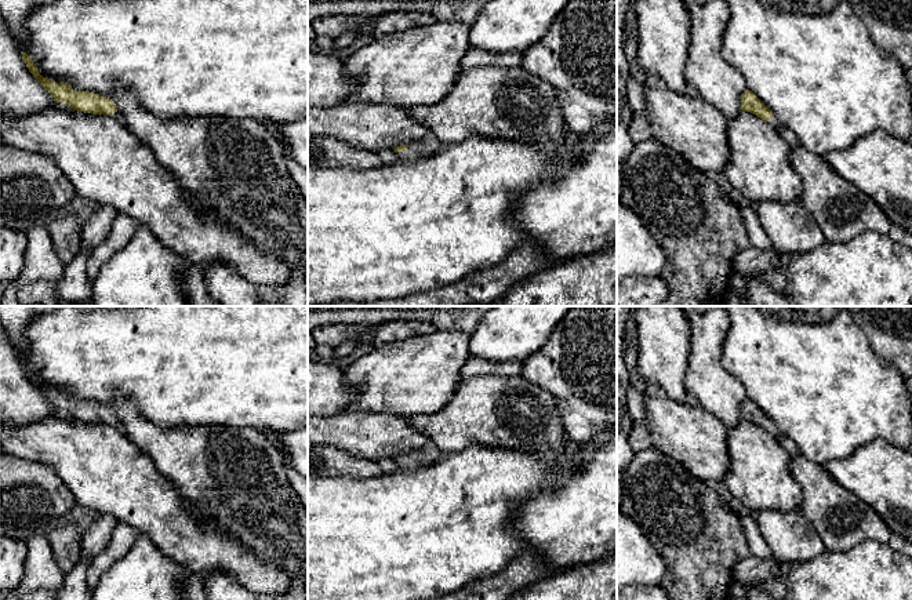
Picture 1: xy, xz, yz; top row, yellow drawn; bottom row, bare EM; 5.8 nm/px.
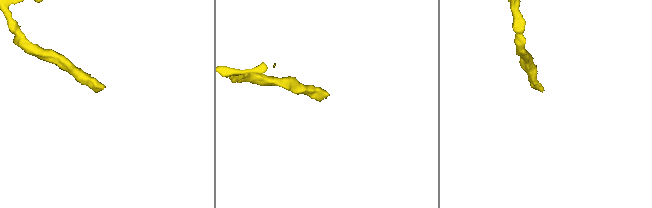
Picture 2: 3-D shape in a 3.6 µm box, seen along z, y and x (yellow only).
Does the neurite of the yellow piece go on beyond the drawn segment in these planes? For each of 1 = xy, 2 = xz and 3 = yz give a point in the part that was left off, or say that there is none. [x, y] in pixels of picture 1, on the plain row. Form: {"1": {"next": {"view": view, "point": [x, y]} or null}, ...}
{"1": {"next": {"view": "xy", "point": [117, 424]}}, "2": {"next": {"view": "xz", "point": [429, 454]}}, "3": {"next": {"view": "yz", "point": [774, 431]}}}

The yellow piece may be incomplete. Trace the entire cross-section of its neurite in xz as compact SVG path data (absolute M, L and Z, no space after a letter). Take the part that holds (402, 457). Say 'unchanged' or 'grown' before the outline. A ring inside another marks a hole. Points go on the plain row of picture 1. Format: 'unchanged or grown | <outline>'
grown | M429 441L421 450L417 450L411 454L402 454L393 459L400 468L404 469L417 469L422 466L432 465L444 458L444 452L436 447L433 441Z

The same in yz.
grown | M749 399L741 404L741 418L756 423L775 439L782 434L777 425Z

